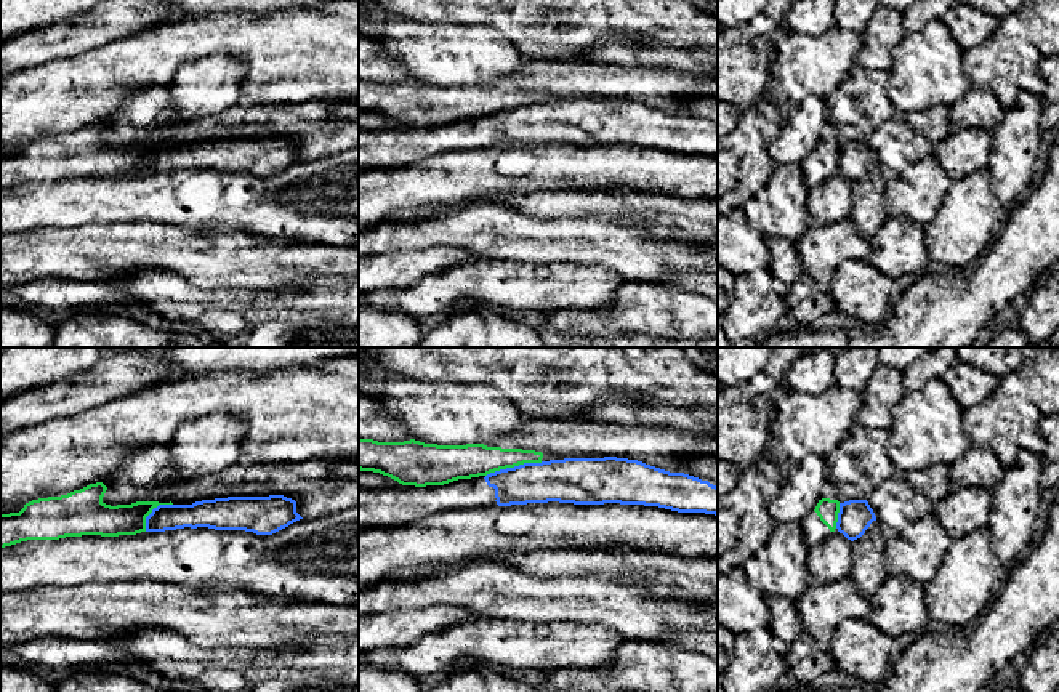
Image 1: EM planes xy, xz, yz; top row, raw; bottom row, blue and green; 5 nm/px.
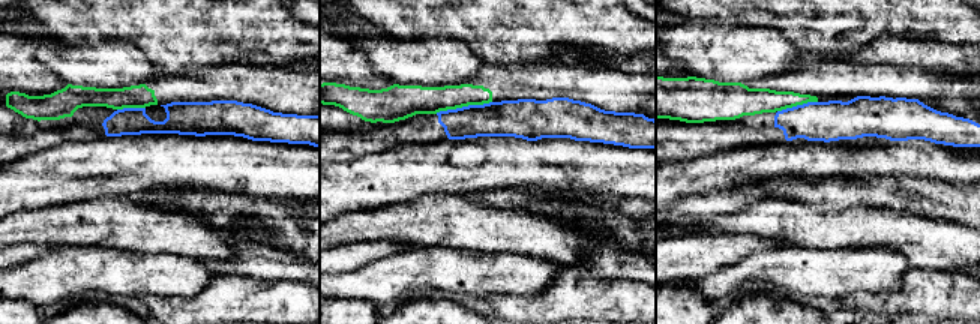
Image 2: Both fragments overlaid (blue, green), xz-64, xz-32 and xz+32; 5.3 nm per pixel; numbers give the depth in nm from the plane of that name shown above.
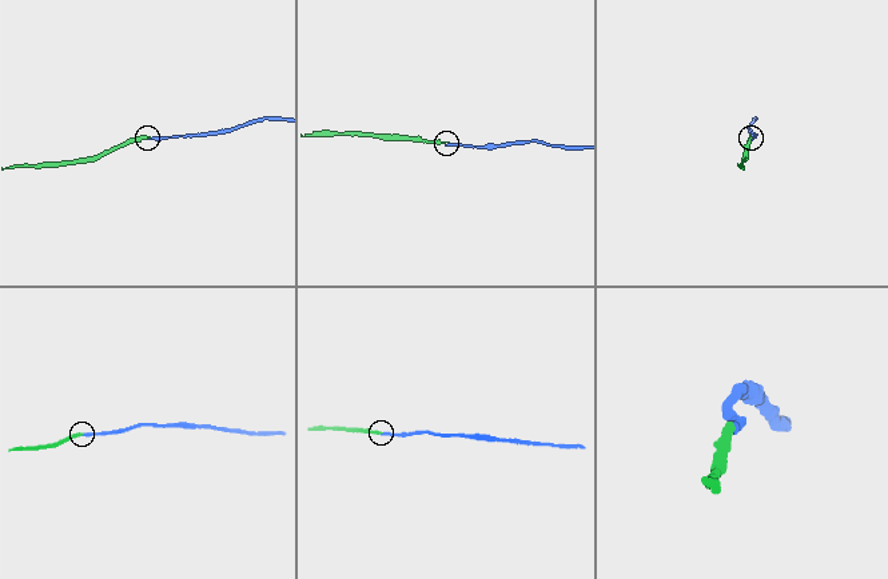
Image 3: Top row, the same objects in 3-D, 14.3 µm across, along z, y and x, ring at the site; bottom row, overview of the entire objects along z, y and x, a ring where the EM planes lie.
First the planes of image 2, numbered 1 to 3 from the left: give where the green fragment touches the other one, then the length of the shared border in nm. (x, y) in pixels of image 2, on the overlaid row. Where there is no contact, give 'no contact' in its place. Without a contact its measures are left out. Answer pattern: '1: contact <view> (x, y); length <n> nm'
1: contact xz-64 (131, 108); length 150 nm
2: contact xz-32 (462, 107); length 320 nm
3: contact xz+32 (797, 105); length 220 nm

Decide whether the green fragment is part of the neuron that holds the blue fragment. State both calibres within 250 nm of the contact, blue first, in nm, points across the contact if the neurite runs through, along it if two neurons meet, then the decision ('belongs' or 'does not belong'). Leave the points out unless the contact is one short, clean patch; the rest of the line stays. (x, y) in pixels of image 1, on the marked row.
calibres 220 and 170 nm; border xz (542, 462), (524, 462), (491, 471), (486, 476); does not belong

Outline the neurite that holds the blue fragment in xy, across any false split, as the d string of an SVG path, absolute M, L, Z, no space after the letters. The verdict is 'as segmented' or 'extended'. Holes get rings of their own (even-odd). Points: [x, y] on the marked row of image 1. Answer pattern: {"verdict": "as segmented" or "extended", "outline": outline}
{"verdict": "as segmented", "outline": "M284 495L228 497L192 505L159 505L146 517L146 532L208 527L272 535L300 519L296 501Z"}

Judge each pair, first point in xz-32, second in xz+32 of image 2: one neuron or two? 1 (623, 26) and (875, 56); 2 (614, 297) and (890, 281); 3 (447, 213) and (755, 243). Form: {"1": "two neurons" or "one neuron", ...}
{"1": "two neurons", "2": "two neurons", "3": "two neurons"}

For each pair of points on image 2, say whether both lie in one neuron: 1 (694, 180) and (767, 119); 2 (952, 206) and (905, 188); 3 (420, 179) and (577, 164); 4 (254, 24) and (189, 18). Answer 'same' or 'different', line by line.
1: different
2: same
3: same
4: same

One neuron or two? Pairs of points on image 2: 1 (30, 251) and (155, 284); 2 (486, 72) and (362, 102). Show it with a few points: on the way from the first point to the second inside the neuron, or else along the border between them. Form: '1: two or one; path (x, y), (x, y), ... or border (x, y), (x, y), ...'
1: two; border (54, 248), (15, 267)
2: one; path (456, 96), (393, 102)

